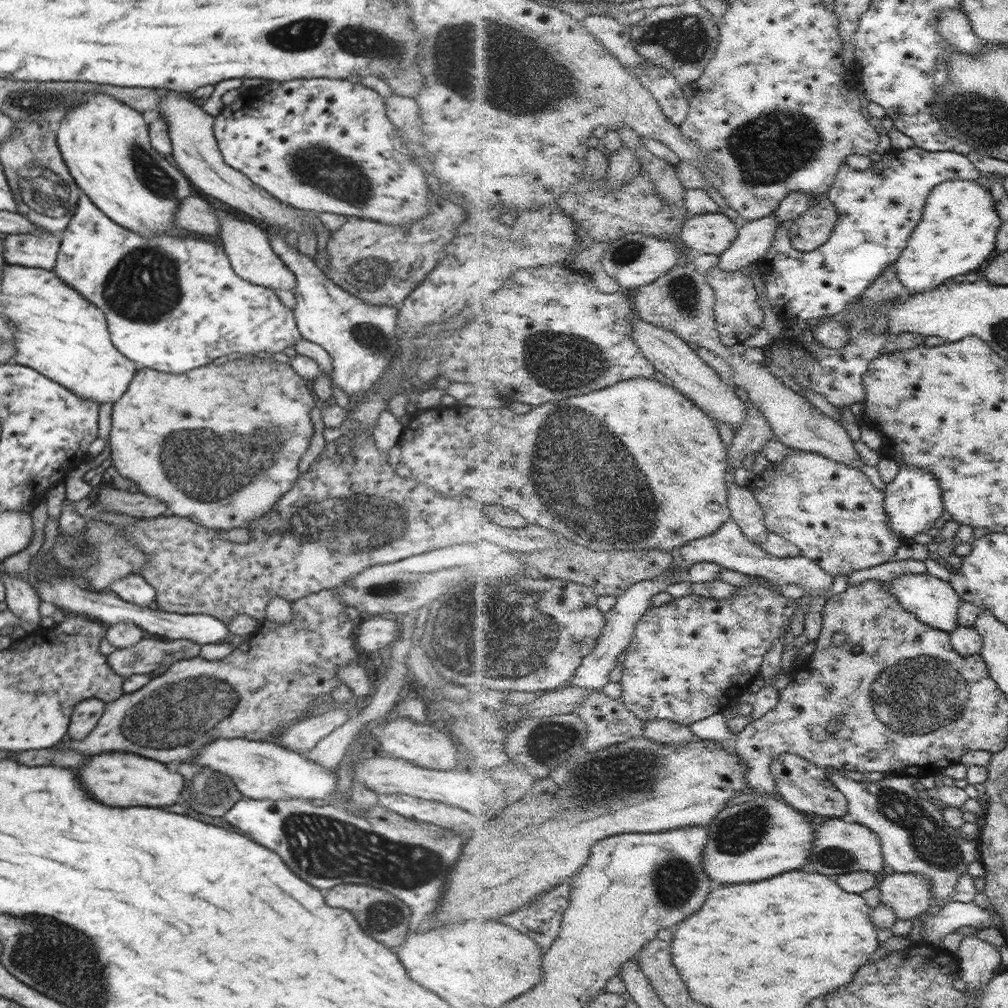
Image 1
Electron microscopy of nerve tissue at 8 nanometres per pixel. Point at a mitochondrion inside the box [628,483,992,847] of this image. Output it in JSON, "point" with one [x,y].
{"point":[918,697]}

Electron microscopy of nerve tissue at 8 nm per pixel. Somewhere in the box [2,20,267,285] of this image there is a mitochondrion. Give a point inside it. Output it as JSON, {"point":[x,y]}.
{"point":[39,183]}

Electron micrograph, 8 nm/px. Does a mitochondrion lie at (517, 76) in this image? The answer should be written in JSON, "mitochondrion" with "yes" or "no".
{"mitochondrion":"yes"}

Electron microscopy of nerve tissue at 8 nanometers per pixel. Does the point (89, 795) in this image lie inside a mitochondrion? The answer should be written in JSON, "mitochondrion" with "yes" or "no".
{"mitochondrion":"no"}

